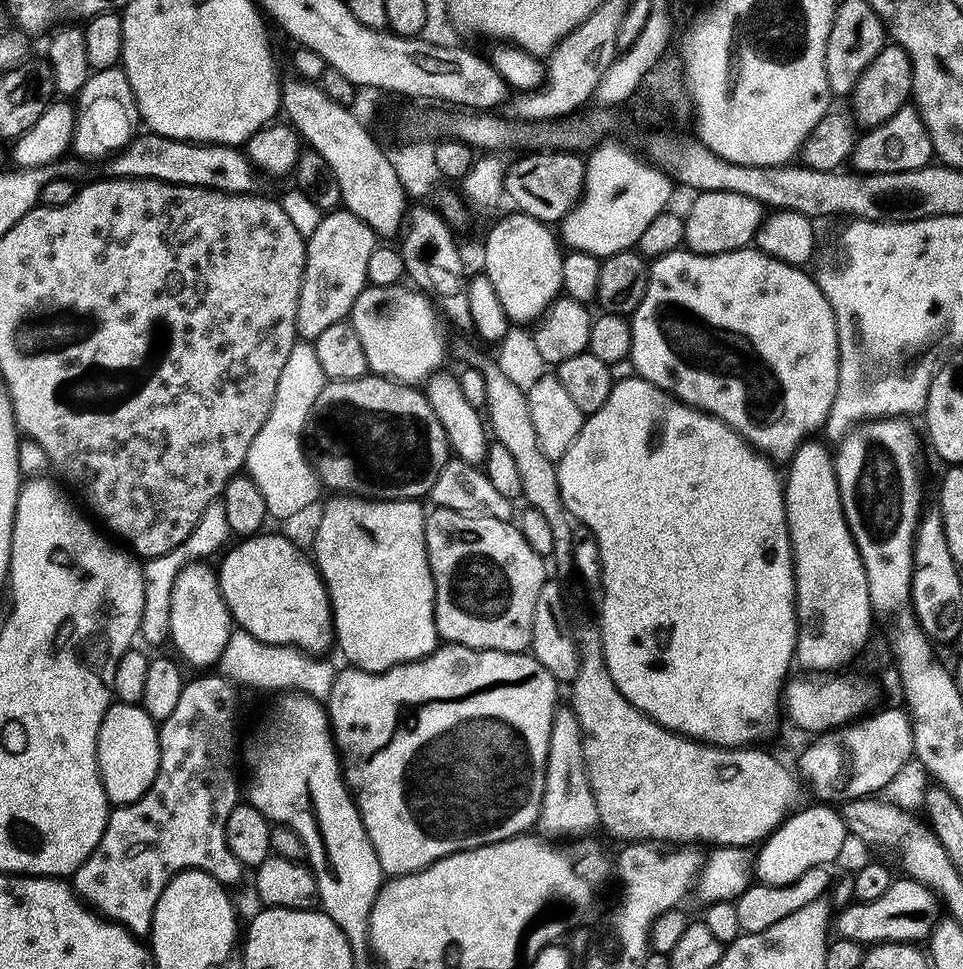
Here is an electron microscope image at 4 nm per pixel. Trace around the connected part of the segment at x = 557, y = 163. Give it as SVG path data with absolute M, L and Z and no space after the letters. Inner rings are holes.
M538 150L521 155L524 157L505 169L505 197L512 200L517 211L547 224L559 223L583 195L585 161L576 155L568 150Z

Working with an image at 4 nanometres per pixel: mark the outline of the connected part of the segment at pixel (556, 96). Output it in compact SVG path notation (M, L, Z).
M607 3L598 6L598 10L590 14L590 18L583 20L573 32L562 38L562 42L558 42L556 49L547 57L546 79L542 87L532 92L513 95L506 106L509 119L521 122L552 122L555 121L554 118L576 111L595 97L602 74L606 74L610 62L617 58L616 43L621 43L622 40L617 17L608 16L609 10Z

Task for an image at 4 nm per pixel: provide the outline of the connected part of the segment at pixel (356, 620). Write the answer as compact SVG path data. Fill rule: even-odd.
M344 494L339 498L332 498L324 508L324 517L316 528L316 541L312 548L316 551L314 563L323 579L325 588L328 589L328 599L332 605L332 622L334 625L334 644L345 656L347 663L354 668L360 668L364 672L385 672L387 668L393 668L399 664L409 664L411 660L422 660L436 651L438 637L436 634L436 587L432 581L432 571L428 565L428 551L424 541L424 521L426 508L420 500L365 500L353 498Z

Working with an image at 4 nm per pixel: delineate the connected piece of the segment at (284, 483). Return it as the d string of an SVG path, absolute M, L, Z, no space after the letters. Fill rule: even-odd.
M297 342L290 350L290 358L286 358L286 366L282 366L270 414L254 442L250 442L246 461L247 475L264 496L269 517L296 516L303 508L310 507L316 495L322 492L315 467L306 455L306 429L314 402L318 394L322 394L325 383L315 347L308 342Z

